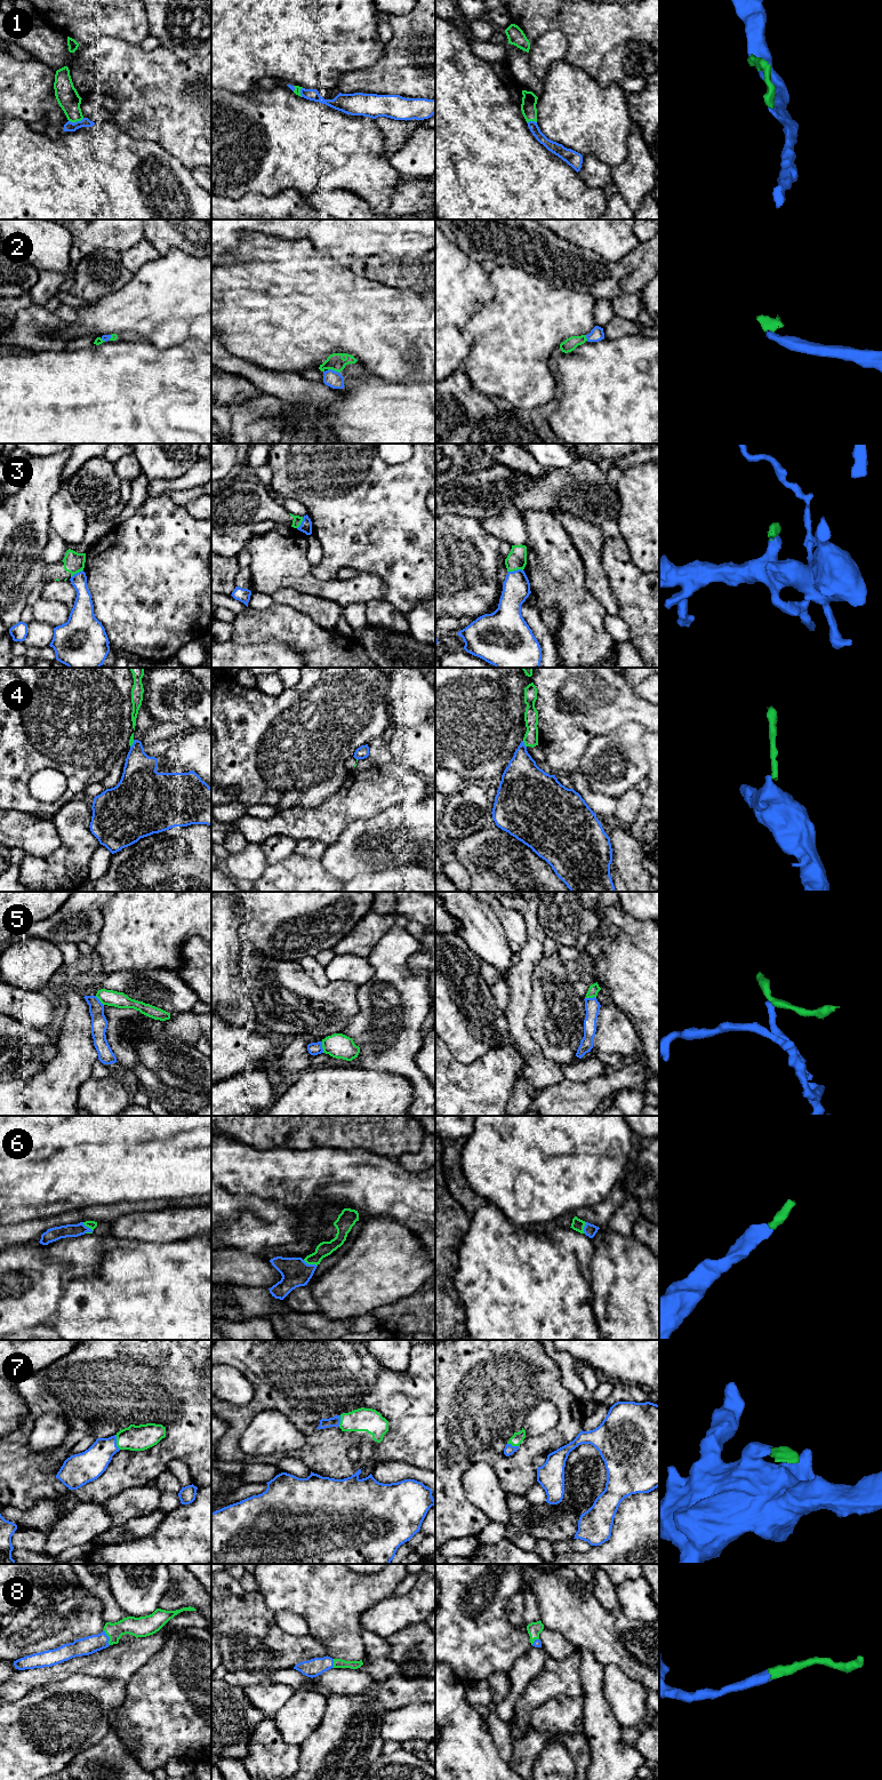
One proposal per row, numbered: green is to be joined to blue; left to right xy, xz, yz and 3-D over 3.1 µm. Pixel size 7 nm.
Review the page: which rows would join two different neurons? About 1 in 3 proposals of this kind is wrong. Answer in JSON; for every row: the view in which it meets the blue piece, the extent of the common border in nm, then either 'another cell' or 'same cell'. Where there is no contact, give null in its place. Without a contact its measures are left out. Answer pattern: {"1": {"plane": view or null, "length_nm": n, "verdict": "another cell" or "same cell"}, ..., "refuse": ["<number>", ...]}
{"1": {"plane": "xy", "length_nm": 110, "verdict": "same cell"}, "2": {"plane": "xz", "length_nm": 90, "verdict": "same cell"}, "3": {"plane": "yz", "length_nm": 110, "verdict": "another cell"}, "4": {"plane": "yz", "length_nm": 50, "verdict": "another cell"}, "5": {"plane": "xz", "length_nm": 80, "verdict": "another cell"}, "6": {"plane": "xy", "length_nm": 100, "verdict": "same cell"}, "7": {"plane": "xy", "length_nm": 110, "verdict": "same cell"}, "8": {"plane": "xy", "length_nm": 120, "verdict": "same cell"}, "refuse": ["3", "4", "5"]}

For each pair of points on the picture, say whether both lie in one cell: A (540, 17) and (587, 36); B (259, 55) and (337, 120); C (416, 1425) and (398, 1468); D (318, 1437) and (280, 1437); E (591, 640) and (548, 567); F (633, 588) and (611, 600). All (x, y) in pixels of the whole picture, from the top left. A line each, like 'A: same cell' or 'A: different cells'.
A: same cell
B: different cells
C: different cells
D: different cells
E: same cell
F: different cells

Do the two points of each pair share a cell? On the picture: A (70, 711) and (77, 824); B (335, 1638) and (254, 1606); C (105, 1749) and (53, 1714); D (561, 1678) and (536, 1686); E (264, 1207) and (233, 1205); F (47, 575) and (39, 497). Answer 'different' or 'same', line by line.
A: different
B: different
C: different
D: same
E: same
F: same

